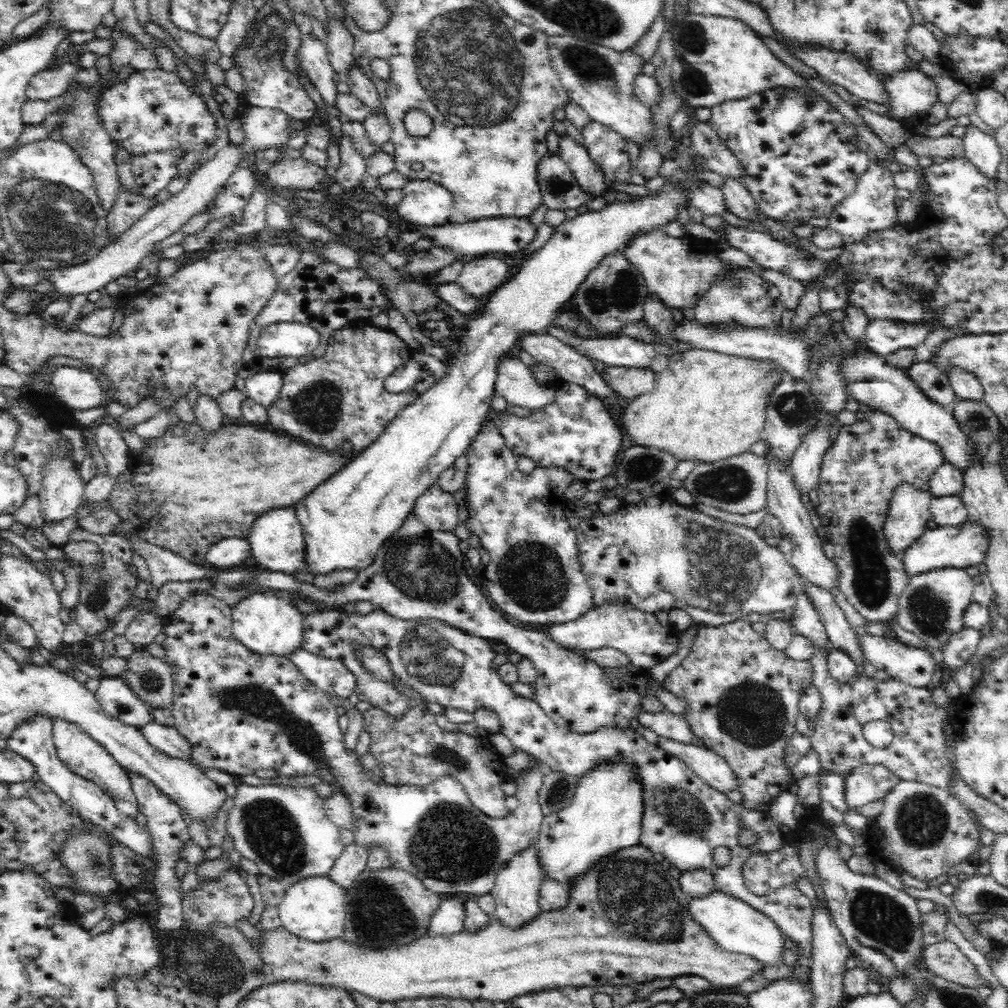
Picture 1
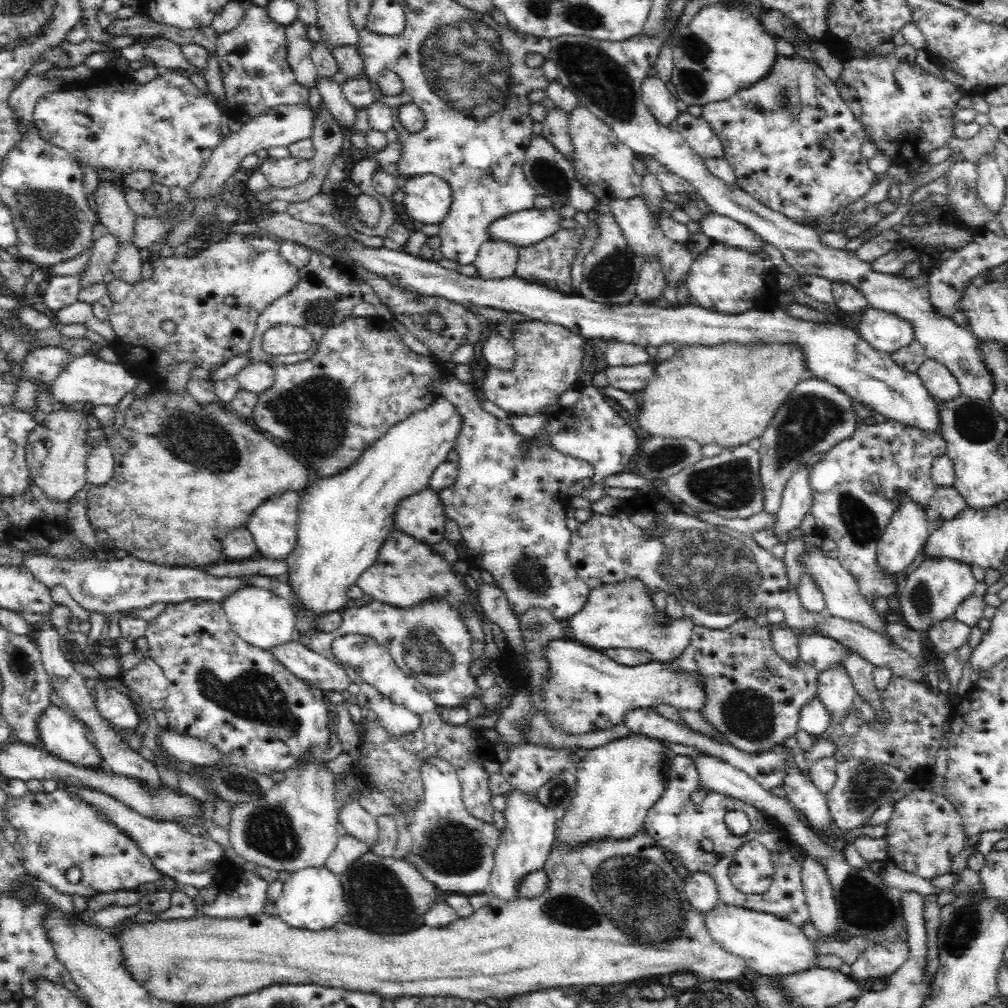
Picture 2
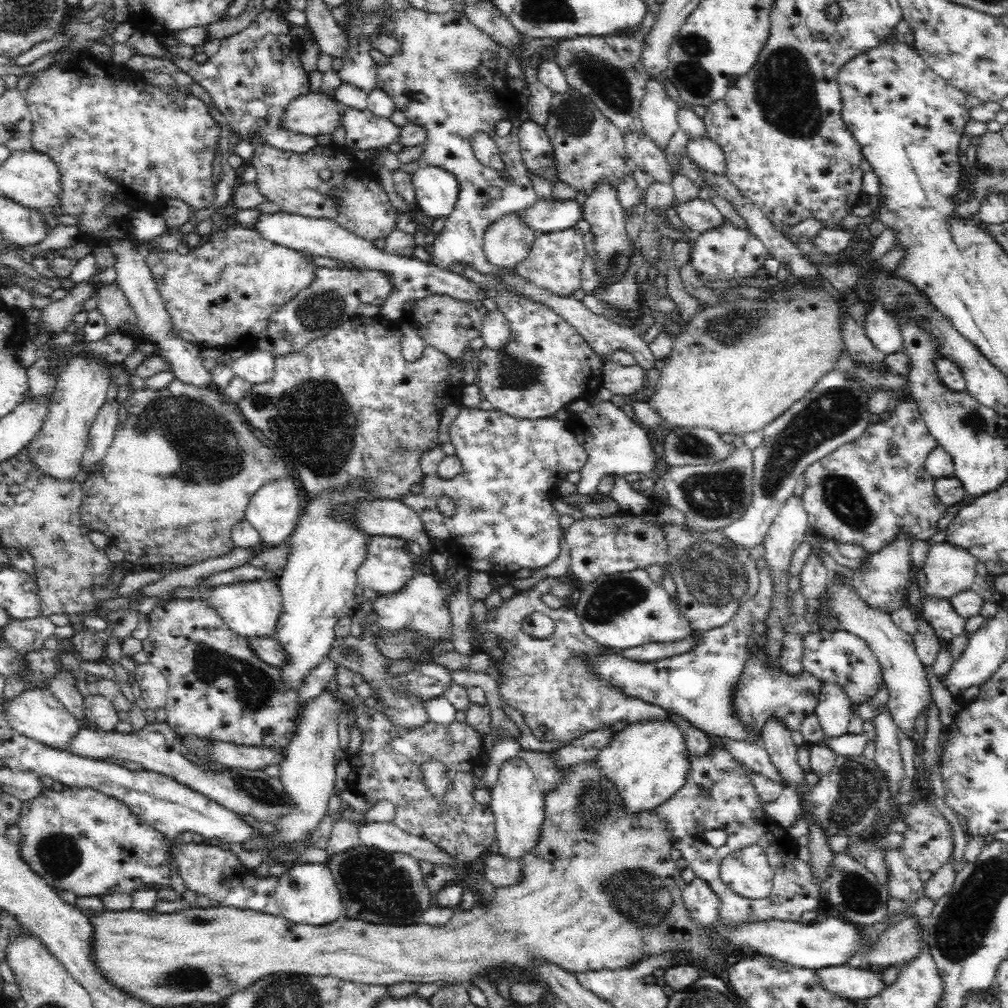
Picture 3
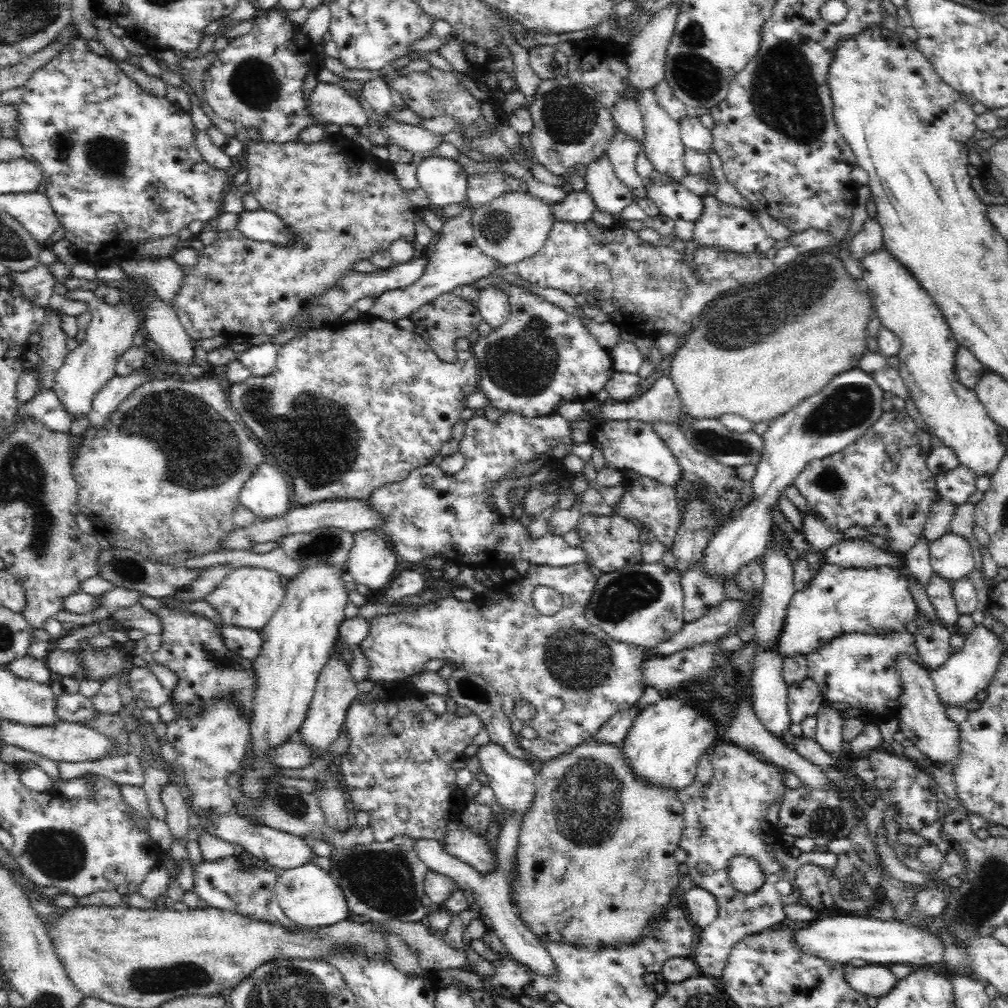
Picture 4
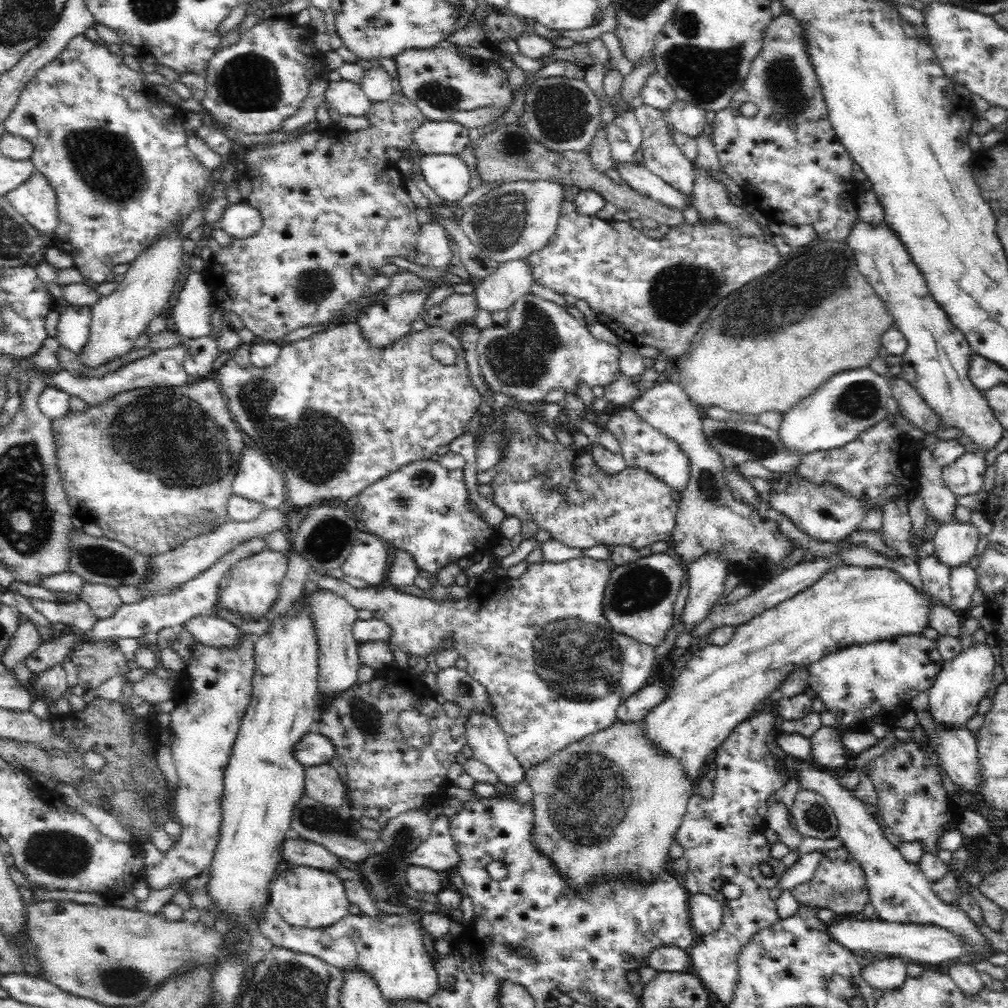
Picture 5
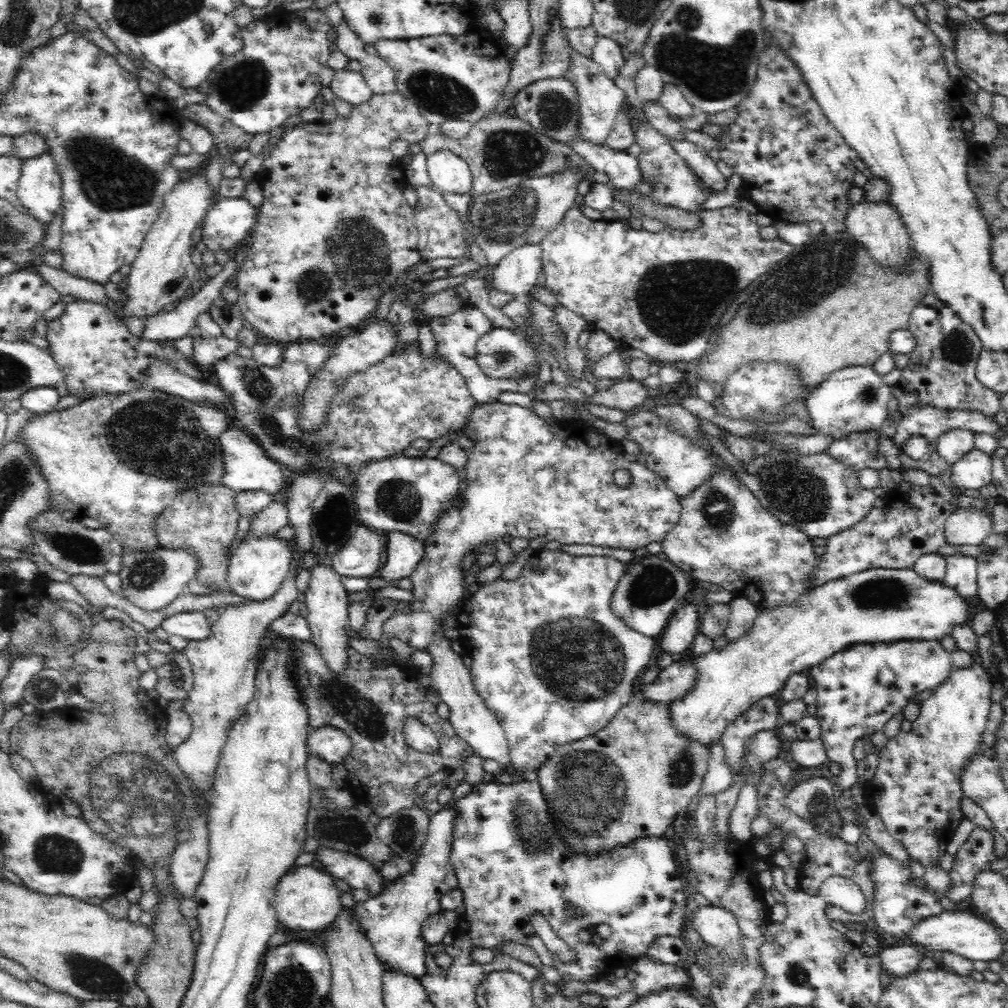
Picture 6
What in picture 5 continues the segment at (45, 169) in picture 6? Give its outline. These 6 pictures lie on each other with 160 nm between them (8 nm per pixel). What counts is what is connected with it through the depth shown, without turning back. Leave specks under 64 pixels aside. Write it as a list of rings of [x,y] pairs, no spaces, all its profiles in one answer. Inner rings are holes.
[[[34,170],[34,174],[17,189],[5,194],[10,206],[43,237],[54,234],[59,220],[54,189]]]

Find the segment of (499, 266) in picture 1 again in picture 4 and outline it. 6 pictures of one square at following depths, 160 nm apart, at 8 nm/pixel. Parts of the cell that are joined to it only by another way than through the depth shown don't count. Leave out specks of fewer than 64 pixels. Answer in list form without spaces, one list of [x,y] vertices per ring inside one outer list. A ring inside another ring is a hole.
[[[529,193],[506,194],[473,214],[474,240],[478,248],[504,266],[516,264],[536,254],[543,247],[552,226],[554,221],[550,217],[550,206],[532,198]]]

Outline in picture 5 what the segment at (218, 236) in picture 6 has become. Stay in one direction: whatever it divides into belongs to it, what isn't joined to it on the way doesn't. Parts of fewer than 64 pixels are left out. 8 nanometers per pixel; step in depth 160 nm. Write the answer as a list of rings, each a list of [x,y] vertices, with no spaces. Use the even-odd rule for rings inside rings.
[[[232,204],[228,206],[222,219],[213,228],[220,226],[224,231],[228,231],[233,239],[245,239],[258,234],[258,230],[264,225],[262,214],[248,204]]]

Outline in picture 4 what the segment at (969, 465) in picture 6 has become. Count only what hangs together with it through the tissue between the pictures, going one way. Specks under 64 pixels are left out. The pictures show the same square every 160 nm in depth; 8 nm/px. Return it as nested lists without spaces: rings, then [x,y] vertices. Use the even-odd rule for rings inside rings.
[[[960,464],[954,470],[935,477],[938,494],[956,506],[966,502],[966,499],[977,490],[975,474]]]

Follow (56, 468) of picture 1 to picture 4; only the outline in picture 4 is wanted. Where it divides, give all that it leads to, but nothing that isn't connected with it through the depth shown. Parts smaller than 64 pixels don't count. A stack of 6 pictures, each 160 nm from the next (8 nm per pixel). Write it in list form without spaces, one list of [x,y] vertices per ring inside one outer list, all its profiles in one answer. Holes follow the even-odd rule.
[[[68,289],[64,298],[87,302],[91,314],[84,341],[69,352],[53,376],[52,389],[57,394],[62,410],[65,410],[67,418],[76,422],[76,418],[86,418],[90,414],[96,395],[117,375],[114,368],[120,356],[132,346],[140,323],[133,308],[132,296],[127,301],[121,300],[112,305],[97,298],[92,291]]]

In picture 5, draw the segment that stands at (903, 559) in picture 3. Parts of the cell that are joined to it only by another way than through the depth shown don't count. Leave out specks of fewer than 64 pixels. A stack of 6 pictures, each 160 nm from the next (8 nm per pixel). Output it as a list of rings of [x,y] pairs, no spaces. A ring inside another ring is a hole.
[[[843,565],[830,568],[810,588],[741,625],[728,643],[722,646],[709,644],[697,650],[677,679],[673,680],[666,698],[639,722],[641,731],[658,753],[675,758],[685,777],[696,784],[706,758],[733,733],[736,726],[771,698],[774,690],[795,668],[807,668],[826,653],[857,643],[908,634],[922,635],[923,630],[930,626],[927,605],[928,601],[894,571]]]

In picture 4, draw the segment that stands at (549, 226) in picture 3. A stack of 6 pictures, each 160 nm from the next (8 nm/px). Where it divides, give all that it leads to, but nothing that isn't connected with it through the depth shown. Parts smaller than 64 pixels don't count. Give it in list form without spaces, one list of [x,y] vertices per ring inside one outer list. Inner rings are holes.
[[[584,190],[572,191],[558,202],[550,206],[550,217],[554,223],[569,223],[572,225],[585,225],[592,221],[595,207],[589,194]]]

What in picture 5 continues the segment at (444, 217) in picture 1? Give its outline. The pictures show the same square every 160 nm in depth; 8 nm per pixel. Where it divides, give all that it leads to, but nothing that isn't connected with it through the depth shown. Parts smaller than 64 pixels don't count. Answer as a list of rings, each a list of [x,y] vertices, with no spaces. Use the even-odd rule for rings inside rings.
[[[424,155],[419,166],[428,186],[444,202],[456,205],[471,190],[470,168],[457,155]]]

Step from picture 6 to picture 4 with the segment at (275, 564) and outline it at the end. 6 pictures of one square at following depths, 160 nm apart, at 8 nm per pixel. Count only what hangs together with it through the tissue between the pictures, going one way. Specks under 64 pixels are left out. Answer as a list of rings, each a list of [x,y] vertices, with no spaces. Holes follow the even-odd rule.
[[[240,568],[232,574],[228,573],[228,576],[214,588],[214,592],[204,596],[204,601],[218,615],[220,626],[262,631],[275,614],[275,610],[282,604],[284,590],[280,574],[262,568]]]

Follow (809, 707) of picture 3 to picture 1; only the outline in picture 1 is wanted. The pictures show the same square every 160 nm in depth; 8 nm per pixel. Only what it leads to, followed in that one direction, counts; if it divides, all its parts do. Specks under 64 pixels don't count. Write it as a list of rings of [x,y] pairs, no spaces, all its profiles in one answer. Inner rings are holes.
[[[743,617],[718,627],[702,626],[690,654],[668,673],[663,684],[670,695],[686,704],[679,717],[686,722],[691,734],[702,746],[723,758],[732,769],[733,785],[742,794],[740,808],[747,812],[770,806],[782,792],[793,789],[792,768],[786,761],[786,748],[796,732],[800,694],[812,683],[807,660],[788,658],[783,651],[776,650],[764,635],[755,632],[751,624]]]

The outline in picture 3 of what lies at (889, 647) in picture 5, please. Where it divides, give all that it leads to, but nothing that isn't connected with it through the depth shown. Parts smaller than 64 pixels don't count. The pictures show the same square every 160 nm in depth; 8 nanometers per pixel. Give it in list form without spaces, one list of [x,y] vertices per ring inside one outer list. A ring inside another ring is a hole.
[[[813,630],[802,636],[803,638],[803,670],[812,673],[822,681],[834,681],[842,686],[849,695],[851,702],[860,706],[873,697],[882,686],[883,676],[879,670],[879,664],[865,642],[852,635],[841,631],[828,633]]]

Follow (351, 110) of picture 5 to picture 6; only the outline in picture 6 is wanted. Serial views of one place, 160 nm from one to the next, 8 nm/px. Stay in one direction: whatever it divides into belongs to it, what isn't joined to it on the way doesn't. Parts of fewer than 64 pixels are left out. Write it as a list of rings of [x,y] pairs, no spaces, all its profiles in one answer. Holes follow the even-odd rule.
[[[337,71],[329,88],[336,99],[345,101],[353,108],[366,103],[373,96],[360,72]]]

